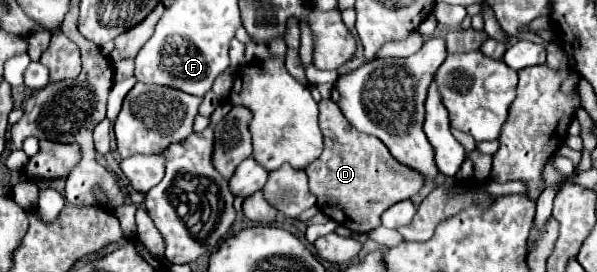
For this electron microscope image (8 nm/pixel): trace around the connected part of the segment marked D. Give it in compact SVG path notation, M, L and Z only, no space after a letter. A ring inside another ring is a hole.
M332 100L320 102L320 130L324 136L324 150L318 160L306 168L310 190L318 198L320 212L354 234L378 228L384 210L400 200L412 198L424 186L424 178L416 170L394 160L376 136L356 132Z

